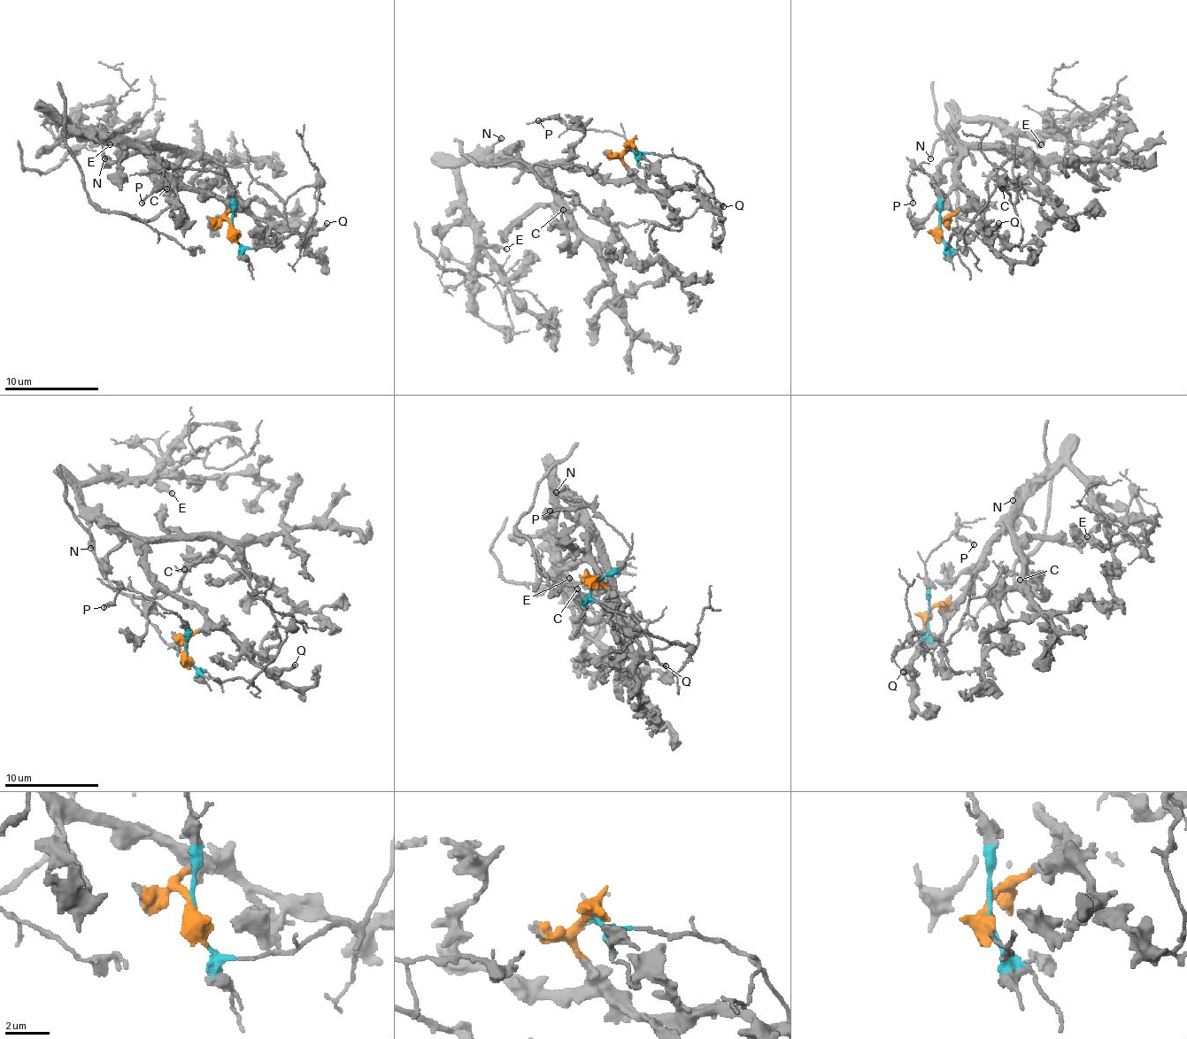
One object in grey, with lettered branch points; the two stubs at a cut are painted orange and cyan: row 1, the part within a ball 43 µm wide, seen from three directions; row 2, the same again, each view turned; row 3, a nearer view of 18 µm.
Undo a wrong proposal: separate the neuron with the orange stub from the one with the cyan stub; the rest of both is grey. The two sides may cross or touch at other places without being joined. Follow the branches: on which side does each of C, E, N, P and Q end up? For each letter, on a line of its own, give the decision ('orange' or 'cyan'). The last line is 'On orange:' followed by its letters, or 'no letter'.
C: orange
E: orange
N: orange
P: cyan
Q: orange
On orange: C, E, N, Q

